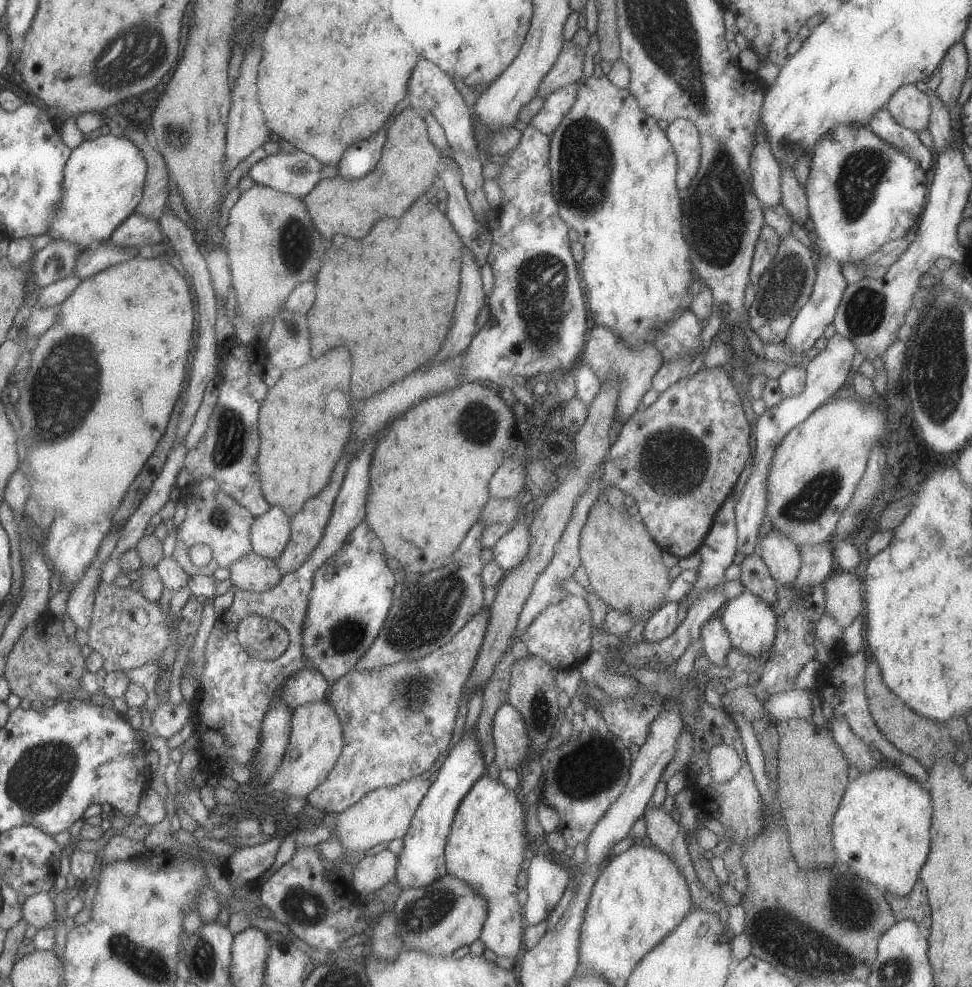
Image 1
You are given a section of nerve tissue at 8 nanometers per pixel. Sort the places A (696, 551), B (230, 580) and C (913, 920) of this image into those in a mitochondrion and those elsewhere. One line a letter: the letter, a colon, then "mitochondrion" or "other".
A: other
B: other
C: other

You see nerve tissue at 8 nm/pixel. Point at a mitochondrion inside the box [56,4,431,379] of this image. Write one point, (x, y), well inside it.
(125, 64)

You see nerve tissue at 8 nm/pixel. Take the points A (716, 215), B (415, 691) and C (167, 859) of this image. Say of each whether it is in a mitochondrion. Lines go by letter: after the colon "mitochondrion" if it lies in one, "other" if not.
A: mitochondrion
B: mitochondrion
C: other

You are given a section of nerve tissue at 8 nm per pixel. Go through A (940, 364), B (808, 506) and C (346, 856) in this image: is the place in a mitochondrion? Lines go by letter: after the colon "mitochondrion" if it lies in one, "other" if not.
A: mitochondrion
B: mitochondrion
C: other

